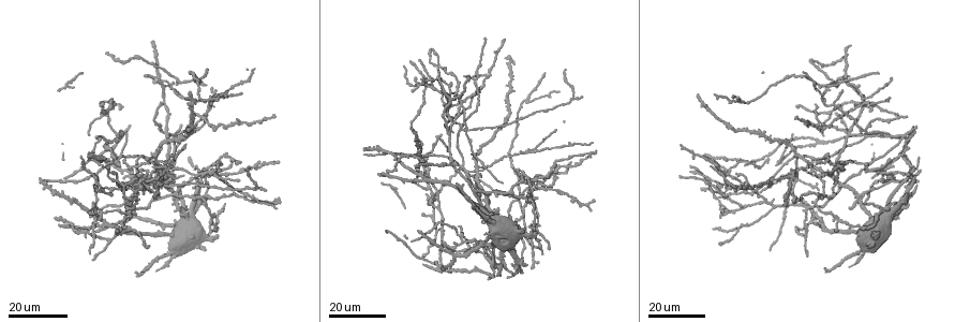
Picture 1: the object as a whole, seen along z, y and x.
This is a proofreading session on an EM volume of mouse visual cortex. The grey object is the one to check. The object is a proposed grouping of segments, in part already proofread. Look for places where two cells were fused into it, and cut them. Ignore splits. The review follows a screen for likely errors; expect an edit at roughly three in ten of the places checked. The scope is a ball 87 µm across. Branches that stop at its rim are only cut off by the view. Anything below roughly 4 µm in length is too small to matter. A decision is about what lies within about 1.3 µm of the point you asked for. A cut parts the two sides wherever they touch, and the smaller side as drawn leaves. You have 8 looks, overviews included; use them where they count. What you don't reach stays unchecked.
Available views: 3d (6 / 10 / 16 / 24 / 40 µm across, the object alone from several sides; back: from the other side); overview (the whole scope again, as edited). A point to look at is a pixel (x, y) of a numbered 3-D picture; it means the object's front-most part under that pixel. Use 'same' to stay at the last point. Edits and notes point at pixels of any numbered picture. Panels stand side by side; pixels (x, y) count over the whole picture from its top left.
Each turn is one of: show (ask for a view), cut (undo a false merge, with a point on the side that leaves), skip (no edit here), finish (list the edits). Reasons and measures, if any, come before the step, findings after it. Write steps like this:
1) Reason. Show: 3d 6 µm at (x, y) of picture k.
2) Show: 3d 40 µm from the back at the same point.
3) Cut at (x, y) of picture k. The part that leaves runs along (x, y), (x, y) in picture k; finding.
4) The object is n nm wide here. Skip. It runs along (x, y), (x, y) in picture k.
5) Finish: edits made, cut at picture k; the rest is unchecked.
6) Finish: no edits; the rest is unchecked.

Two arms in line, one across. Show: 3d 24 µm at (216, 175) of picture 1.

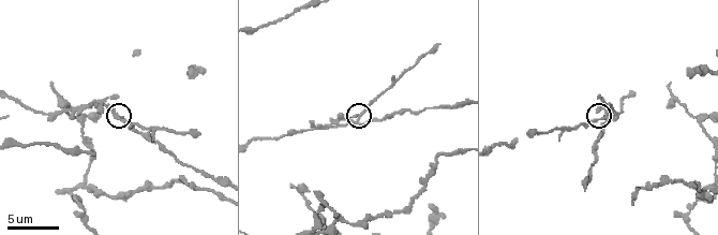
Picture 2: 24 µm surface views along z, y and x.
Zoom in. Show: 3d 10 µm at (360, 122) of picture 2.

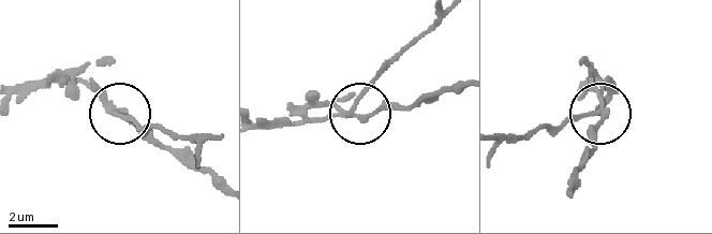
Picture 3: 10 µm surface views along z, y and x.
3 arms meet here. Cut at (383, 72) of picture 3. The part that leaves runs along (358, 96), (448, 12) in picture 3; a second cell is stuck on.

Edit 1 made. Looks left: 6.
Show: overview.

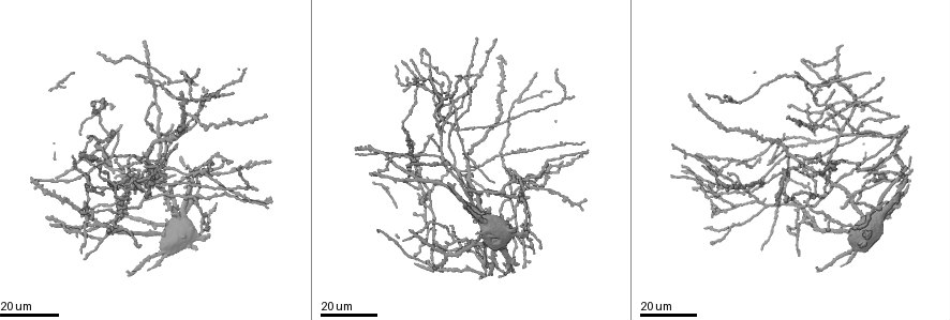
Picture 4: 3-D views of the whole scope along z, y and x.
Three arms meet. Show: 3d 16 µm at (158, 168) of picture 4.

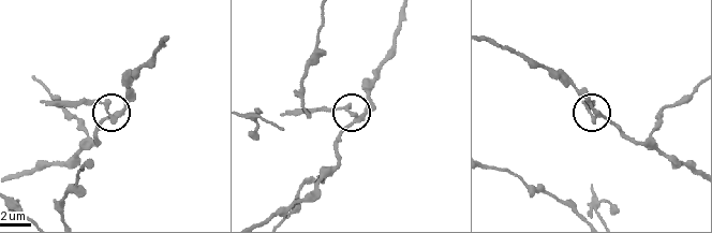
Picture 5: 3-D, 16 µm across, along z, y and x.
Show: 3d 6 µm at (114, 116) of picture 5.

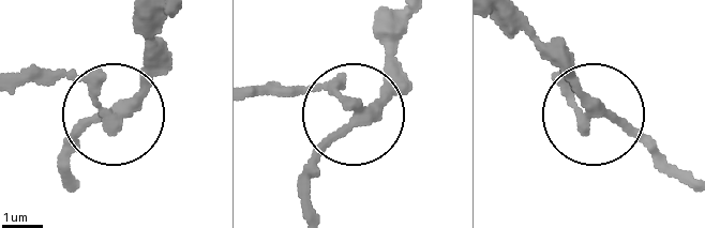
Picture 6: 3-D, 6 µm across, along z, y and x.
From behind. Show: 3d 6 µm from the back at (587, 113) of picture 6.

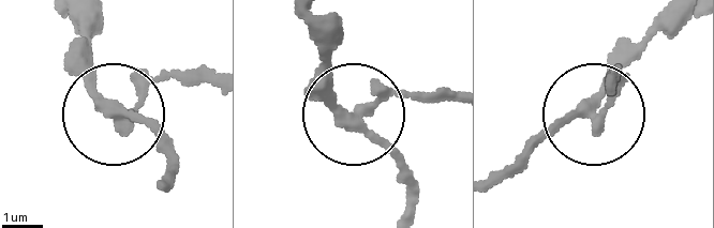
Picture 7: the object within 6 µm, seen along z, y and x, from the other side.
3 arms meet here. Cut at (157, 79) of picture 7. The part that leaves runs along (367, 107), (387, 96), (456, 96) in picture 7; a second cell is stuck on.

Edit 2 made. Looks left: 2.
Finish: edits made, cut at picture 3, cut at picture 7; the rest is unchecked.

